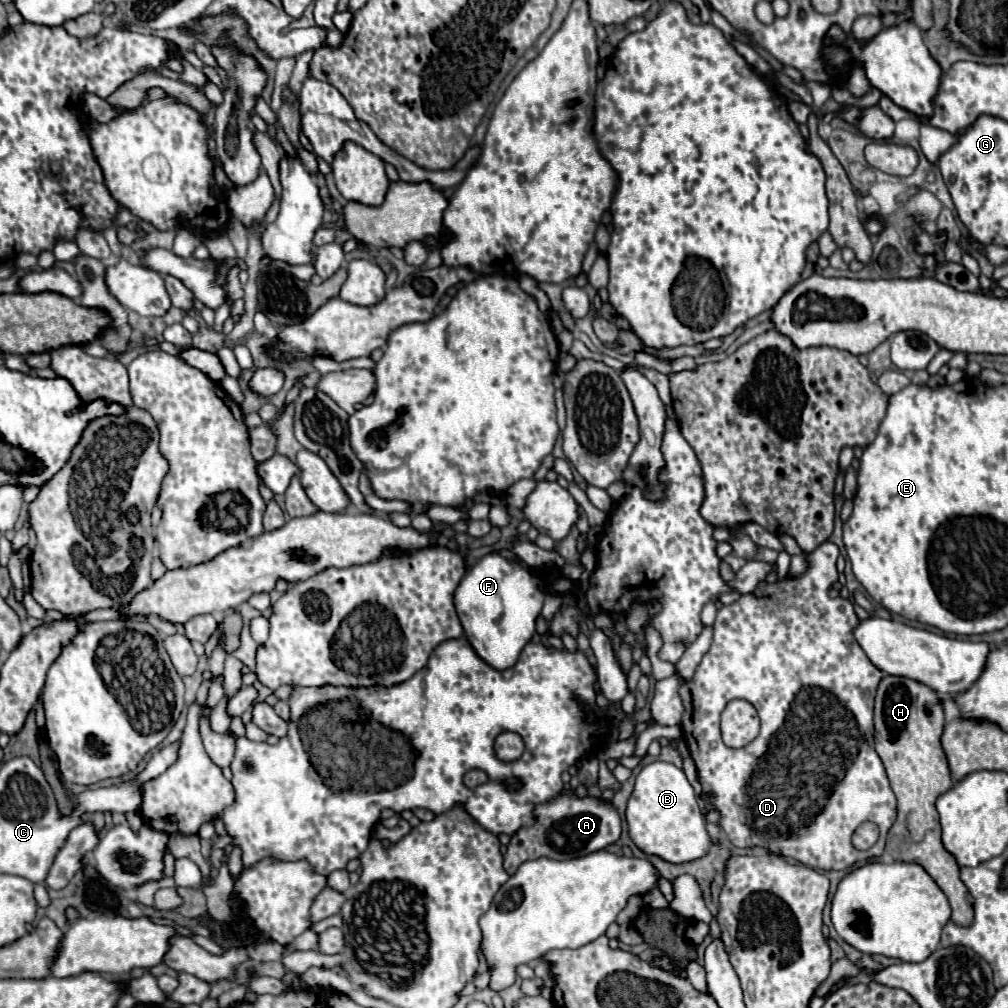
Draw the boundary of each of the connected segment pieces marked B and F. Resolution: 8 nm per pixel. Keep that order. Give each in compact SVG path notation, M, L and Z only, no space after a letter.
M655 760L641 768L637 774L635 790L627 804L625 818L633 844L645 854L659 856L673 864L683 864L709 852L711 838L705 830L705 820L699 810L697 796L693 794L693 788L687 782L683 770L669 762Z
M499 554L483 556L465 574L455 592L455 608L475 654L495 670L511 668L535 634L535 618L541 614L543 594L541 578L523 564L505 560Z

